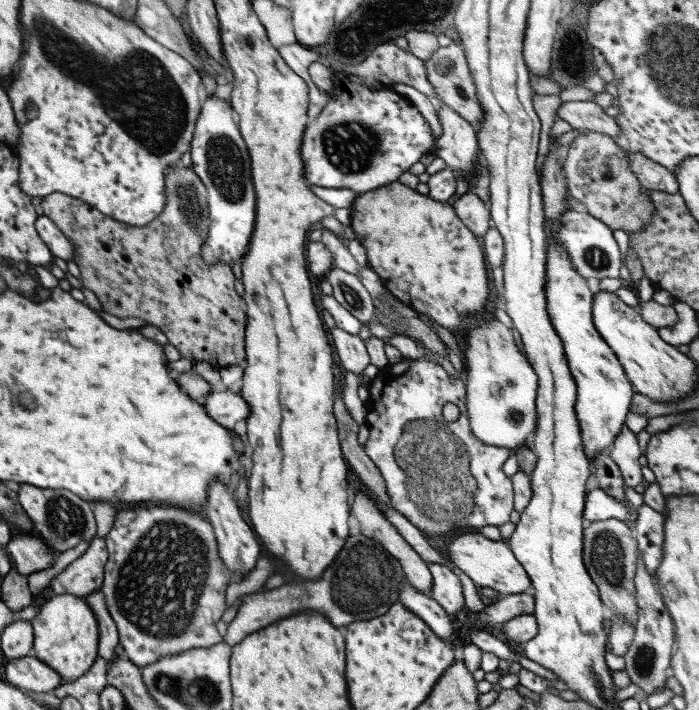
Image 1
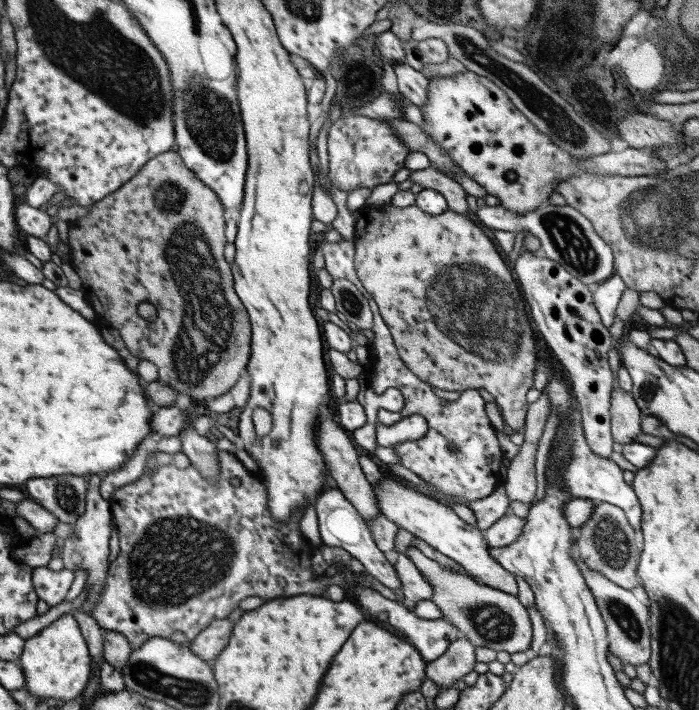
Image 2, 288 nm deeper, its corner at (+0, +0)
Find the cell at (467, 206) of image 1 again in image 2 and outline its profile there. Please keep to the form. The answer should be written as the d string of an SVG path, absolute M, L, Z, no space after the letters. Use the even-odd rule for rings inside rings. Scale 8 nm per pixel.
M425 168L425 170L417 170L411 174L413 184L419 184L423 190L435 190L437 194L441 194L447 200L447 210L453 214L459 214L463 218L473 218L471 212L467 210L467 194L463 192L463 188L453 182L453 178L445 176L443 172L437 172L433 168Z

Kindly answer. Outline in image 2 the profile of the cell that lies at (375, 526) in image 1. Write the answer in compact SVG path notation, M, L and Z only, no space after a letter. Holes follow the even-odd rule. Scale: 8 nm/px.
M319 418L319 426L317 426L317 444L319 444L319 452L327 464L327 470L331 474L331 478L335 480L335 486L337 490L347 498L347 502L359 512L359 516L367 522L375 520L377 516L381 516L381 508L379 508L379 500L373 492L373 488L369 486L369 482L365 480L363 472L361 472L361 466L359 466L359 456L355 452L355 446L351 444L349 440L351 436L341 428L337 426L331 418Z

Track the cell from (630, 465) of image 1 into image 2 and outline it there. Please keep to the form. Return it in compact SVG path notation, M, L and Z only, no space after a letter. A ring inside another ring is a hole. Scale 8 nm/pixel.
M619 390L611 392L611 434L613 434L613 442L619 442L623 446L633 444L635 438L641 432L641 410L637 408L635 400L631 394Z

